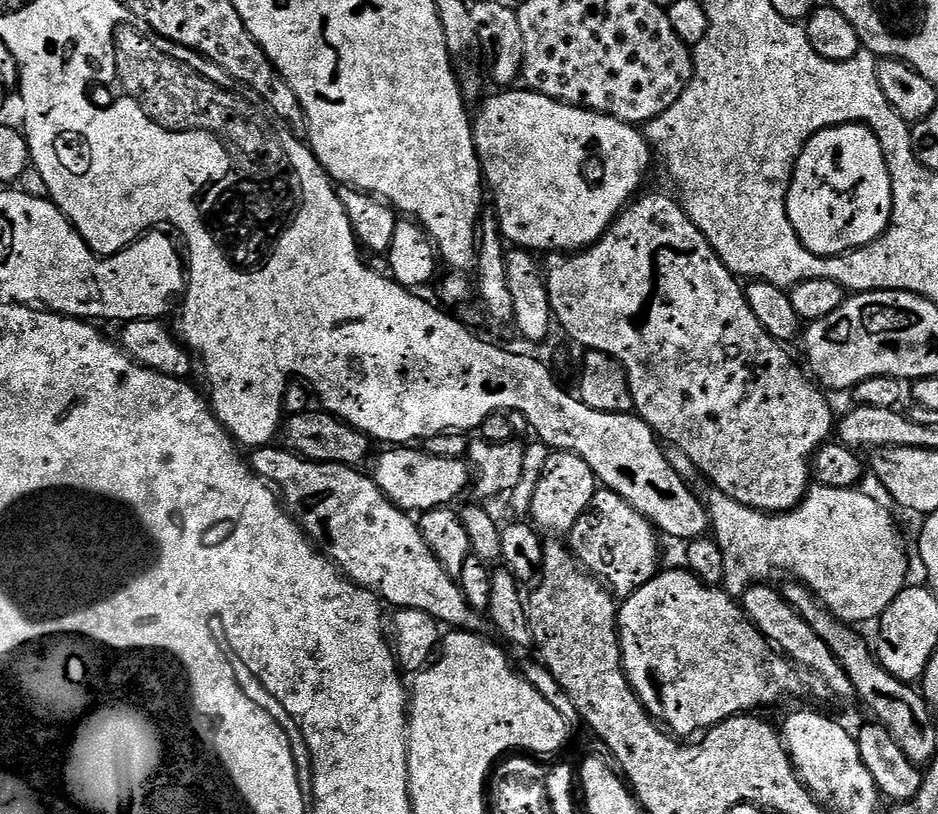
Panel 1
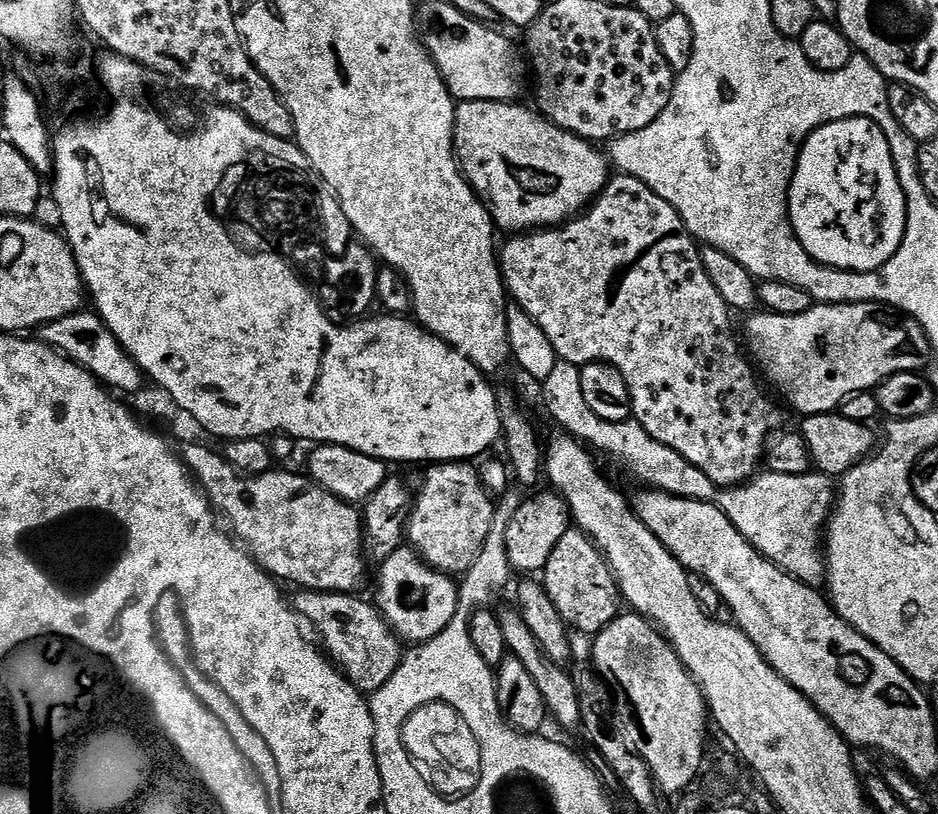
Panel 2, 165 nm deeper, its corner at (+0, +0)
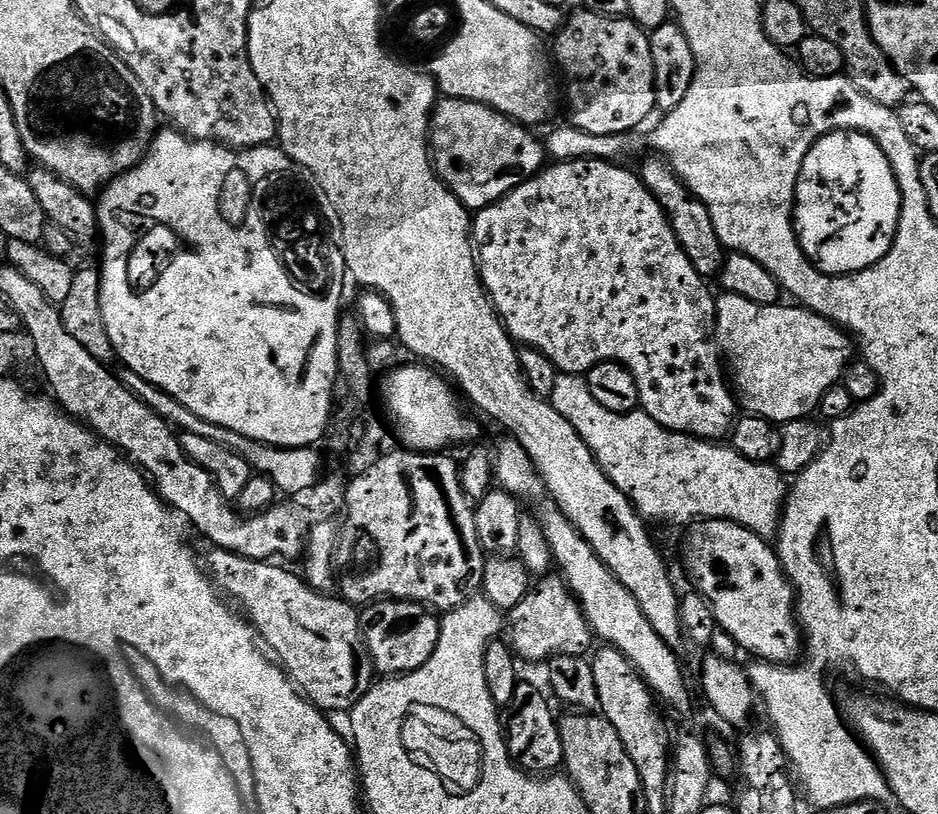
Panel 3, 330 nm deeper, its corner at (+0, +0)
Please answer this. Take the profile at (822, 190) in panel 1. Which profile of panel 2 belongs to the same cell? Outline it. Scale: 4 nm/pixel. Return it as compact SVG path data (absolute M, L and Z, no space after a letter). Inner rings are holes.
M864 116L835 120L816 129L805 140L788 191L788 217L802 246L818 264L845 268L847 272L876 272L894 258L906 230L908 207L890 142L873 120Z

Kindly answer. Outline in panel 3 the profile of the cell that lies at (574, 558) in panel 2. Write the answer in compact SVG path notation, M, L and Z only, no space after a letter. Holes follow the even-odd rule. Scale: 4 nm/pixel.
M556 574L543 577L539 584L529 591L526 598L522 598L522 602L518 602L518 606L507 613L506 636L512 651L521 661L547 662L558 655L587 657L593 651L594 633L576 596Z

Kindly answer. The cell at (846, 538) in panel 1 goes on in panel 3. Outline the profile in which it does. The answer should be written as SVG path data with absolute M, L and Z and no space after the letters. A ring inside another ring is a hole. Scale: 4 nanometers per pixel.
M580 374L557 375L554 382L554 394L550 397L550 402L554 406L554 410L558 410L558 414L562 414L562 418L566 418L566 422L570 422L570 426L574 426L574 430L578 430L582 442L586 442L586 446L592 452L592 457L598 462L598 466L602 466L606 478L610 478L610 482L614 482L614 486L618 486L618 490L622 490L622 494L626 494L626 498L636 507L637 512L649 521L665 520L668 524L684 524L683 526L688 526L697 520L729 520L754 534L758 534L766 541L771 541L779 533L780 517L784 514L786 503L786 484L784 488L786 480L782 473L771 463L759 464L758 462L750 462L750 458L742 458L742 454L738 454L736 449L731 446L725 446L720 442L697 440L695 436L687 436L681 432L672 432L669 428L663 428L658 422L654 422L654 418L650 418L650 414L646 414L642 410L627 412L626 414L614 414L610 410L606 410L606 406L601 406L594 399L594 394L590 394L590 386L587 379Z

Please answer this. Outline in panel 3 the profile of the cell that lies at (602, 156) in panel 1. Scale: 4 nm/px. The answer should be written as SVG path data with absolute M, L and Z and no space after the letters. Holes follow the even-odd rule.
M444 98L437 103L430 125L430 159L437 176L469 210L488 208L519 184L535 176L546 164L546 148L531 136L525 125L516 123L495 109L478 101Z

